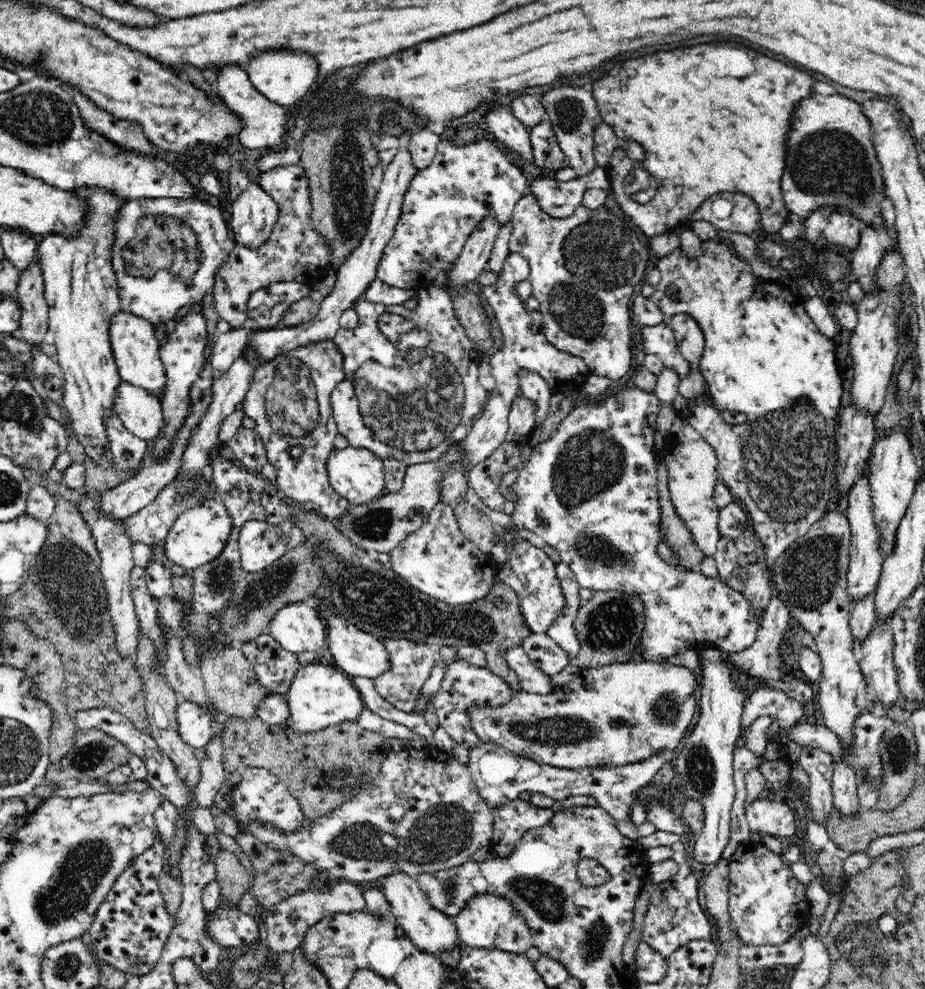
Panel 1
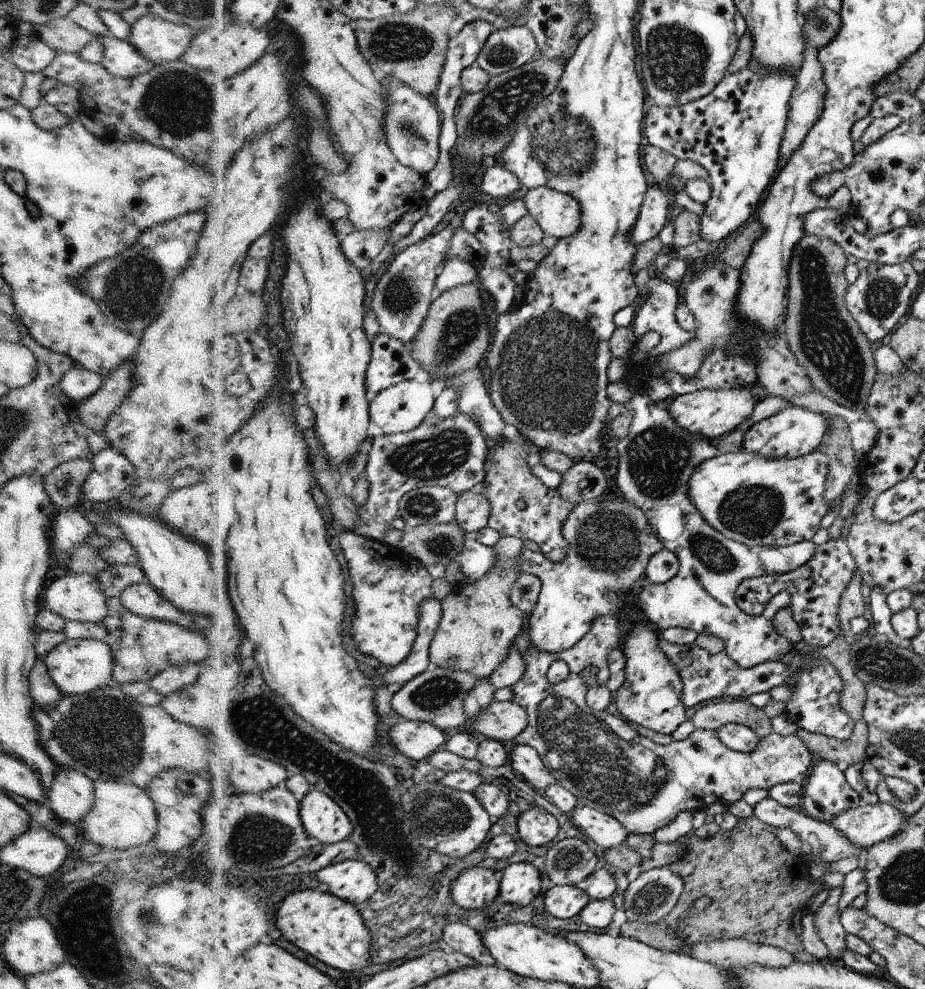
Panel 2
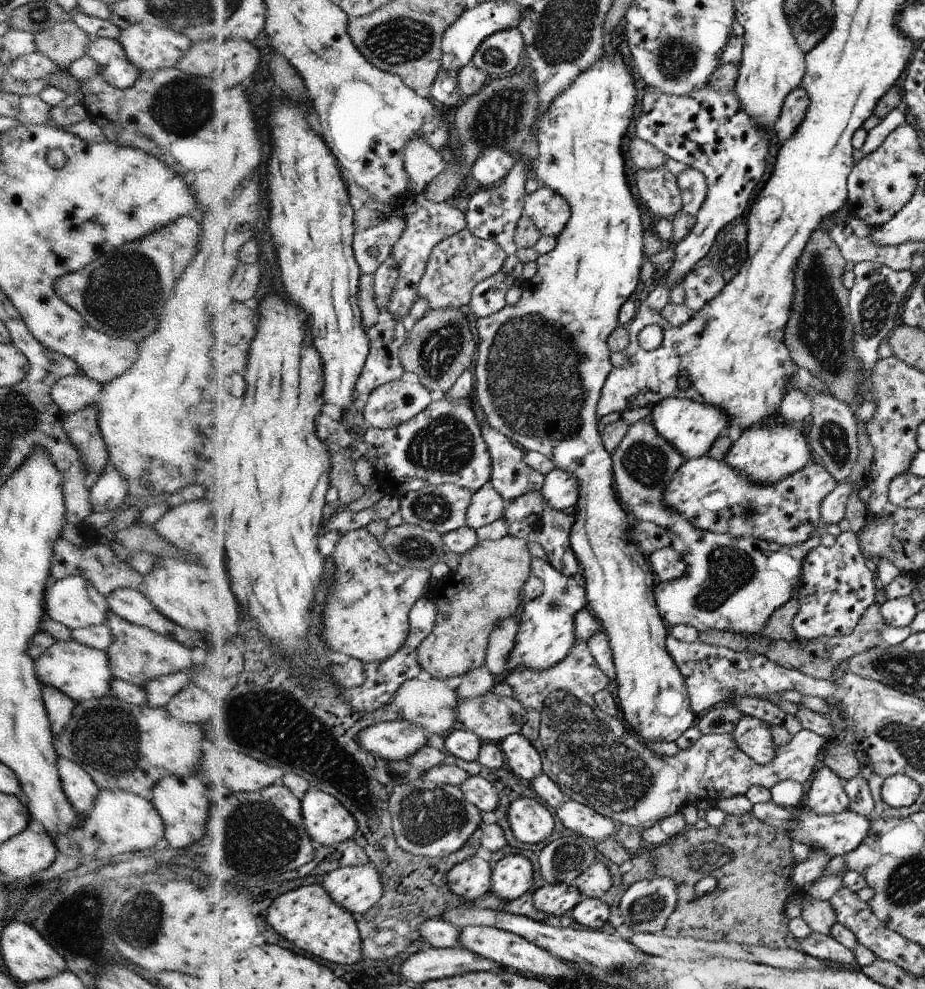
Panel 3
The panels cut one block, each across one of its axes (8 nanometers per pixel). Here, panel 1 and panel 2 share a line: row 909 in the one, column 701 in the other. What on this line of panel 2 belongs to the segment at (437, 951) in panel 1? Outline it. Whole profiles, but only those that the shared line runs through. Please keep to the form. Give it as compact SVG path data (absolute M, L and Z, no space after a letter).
M754 384L750 388L701 390L673 397L668 409L678 426L689 430L692 434L700 434L702 438L708 438L712 442L717 438L724 437L725 434L736 429L743 422L749 421L753 417L753 409L757 406L756 402L760 400L760 394L766 396L766 390L758 384Z

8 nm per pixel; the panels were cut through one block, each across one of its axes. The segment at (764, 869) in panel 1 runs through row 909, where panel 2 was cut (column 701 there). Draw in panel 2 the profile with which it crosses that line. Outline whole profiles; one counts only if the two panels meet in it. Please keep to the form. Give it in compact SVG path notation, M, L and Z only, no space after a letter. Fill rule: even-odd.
M602 616L593 622L590 632L582 637L570 650L560 654L538 652L530 648L522 652L524 672L512 686L512 701L517 702L528 715L528 726L516 736L513 744L524 744L534 747L543 753L546 765L557 777L557 783L568 789L578 799L578 804L613 815L625 825L630 833L646 833L652 835L662 826L670 824L680 813L686 810L706 811L712 804L728 806L740 801L744 793L750 789L769 791L774 785L796 782L801 786L808 774L808 766L812 760L810 750L796 735L784 736L772 733L761 740L758 750L752 752L736 752L720 742L717 731L696 729L686 740L672 741L662 746L649 738L640 736L636 726L627 718L616 718L605 711L598 712L589 705L588 694L590 682L586 682L586 670L591 667L600 672L598 685L605 685L609 679L608 654L624 645L625 635L620 627L620 616ZM556 660L566 662L570 672L568 677L557 684L552 684L546 677L548 668Z

